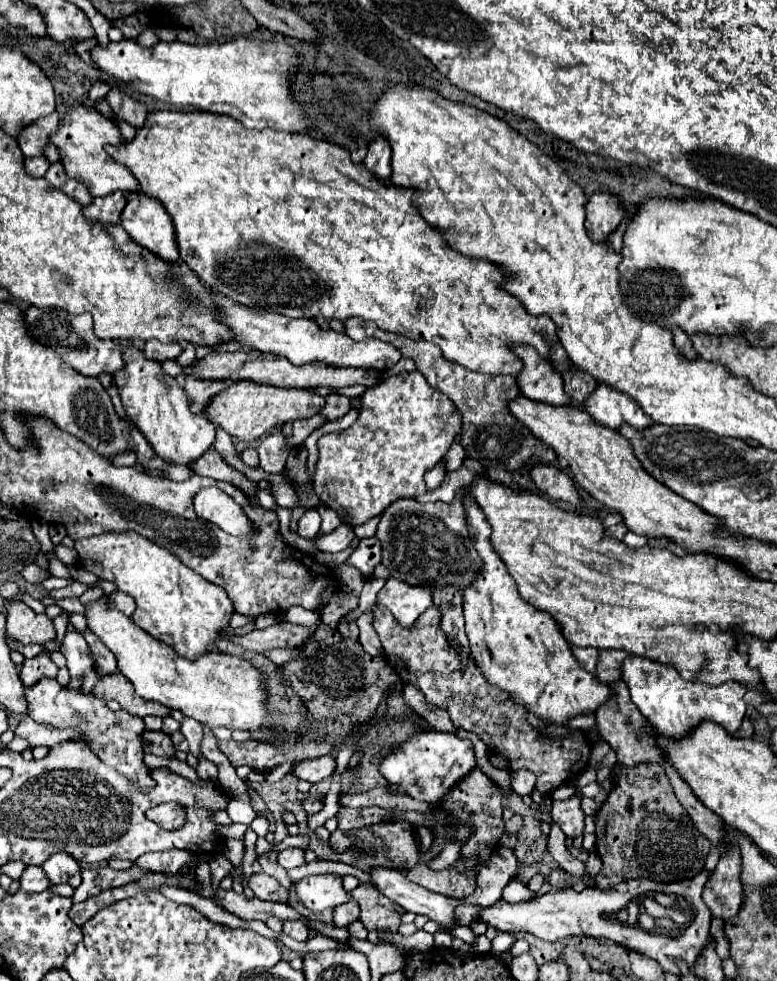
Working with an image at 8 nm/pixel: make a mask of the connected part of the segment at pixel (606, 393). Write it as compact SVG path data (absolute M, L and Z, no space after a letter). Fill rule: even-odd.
M598 384L596 392L588 396L584 408L598 424L612 430L620 430L622 424L630 424L634 430L646 430L656 424L640 410L640 406L636 406L636 402L632 402L632 398L604 384Z

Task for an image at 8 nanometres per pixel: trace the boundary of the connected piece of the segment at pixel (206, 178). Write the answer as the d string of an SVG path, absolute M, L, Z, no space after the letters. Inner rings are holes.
M158 110L148 114L144 126L136 132L136 138L132 142L126 142L120 148L110 148L108 154L128 166L132 174L140 182L140 190L146 196L154 196L156 200L162 202L166 212L170 214L174 226L176 226L176 242L180 250L180 260L184 260L198 276L200 280L210 286L212 290L230 296L238 304L250 306L254 310L280 310L280 314L288 318L336 318L336 320L350 320L354 316L366 320L366 322L376 322L378 328L396 332L402 336L408 336L412 340L430 340L436 346L440 346L444 358L464 364L468 370L484 372L484 374L510 374L518 376L522 372L522 360L516 356L514 348L516 346L532 346L536 352L548 360L550 348L556 342L556 326L552 318L548 316L532 316L528 310L522 306L522 302L512 296L510 292L504 290L504 282L508 282L508 274L498 266L488 260L472 260L454 250L448 242L446 236L430 226L420 210L410 202L414 196L414 190L410 188L396 188L388 186L382 180L376 180L362 164L354 164L350 158L350 152L344 150L342 146L316 140L308 134L288 134L272 128L264 130L250 130L240 126L230 116L214 114L203 110L176 111Z

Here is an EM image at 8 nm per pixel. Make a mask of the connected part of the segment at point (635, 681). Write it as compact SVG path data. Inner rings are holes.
M628 656L622 666L622 680L626 682L632 702L646 716L646 720L666 738L678 740L688 736L698 724L710 720L720 724L728 734L734 734L746 714L744 692L746 688L736 682L726 682L724 686L708 686L700 682L684 680L674 666L646 660L640 656Z

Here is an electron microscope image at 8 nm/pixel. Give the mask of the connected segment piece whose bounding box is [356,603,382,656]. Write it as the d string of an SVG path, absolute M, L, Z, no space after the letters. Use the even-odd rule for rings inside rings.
M378 604L365 610L361 616L357 619L356 623L359 627L359 642L362 644L364 650L372 656L378 656L382 653L381 642L372 627L374 608Z

